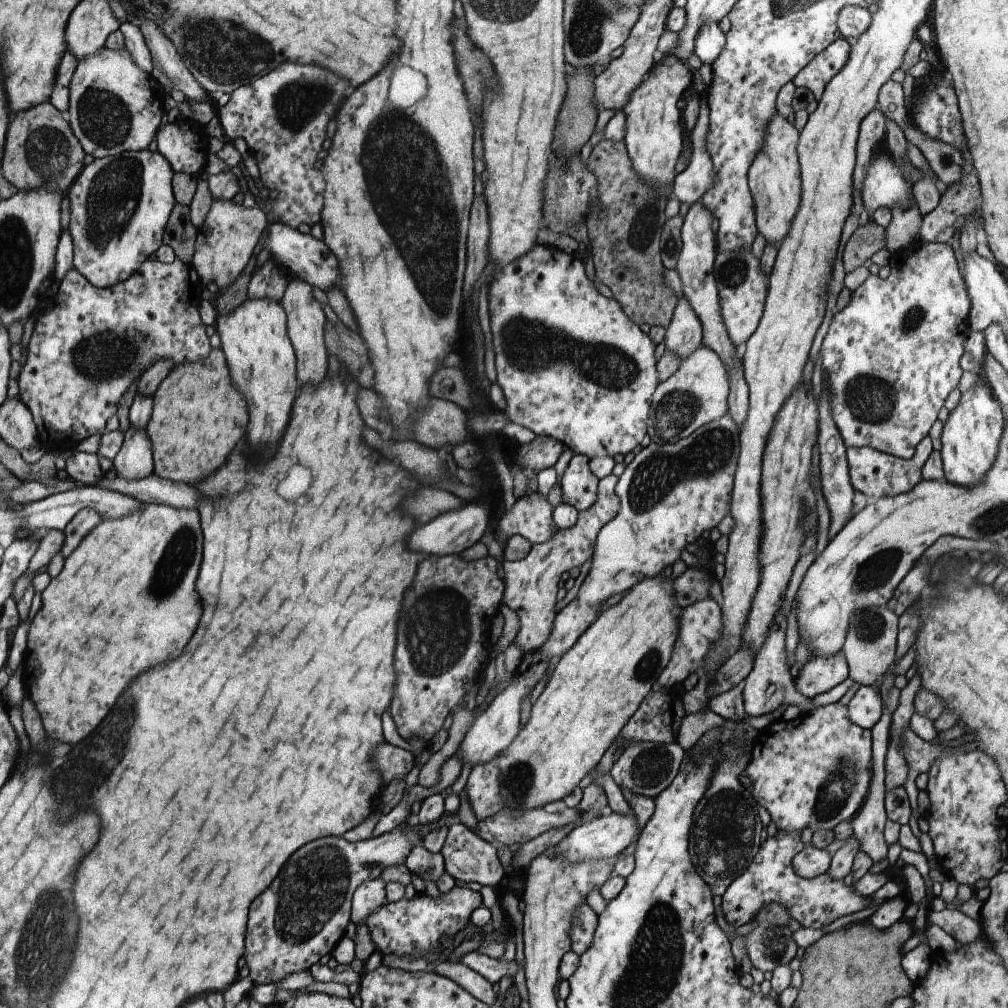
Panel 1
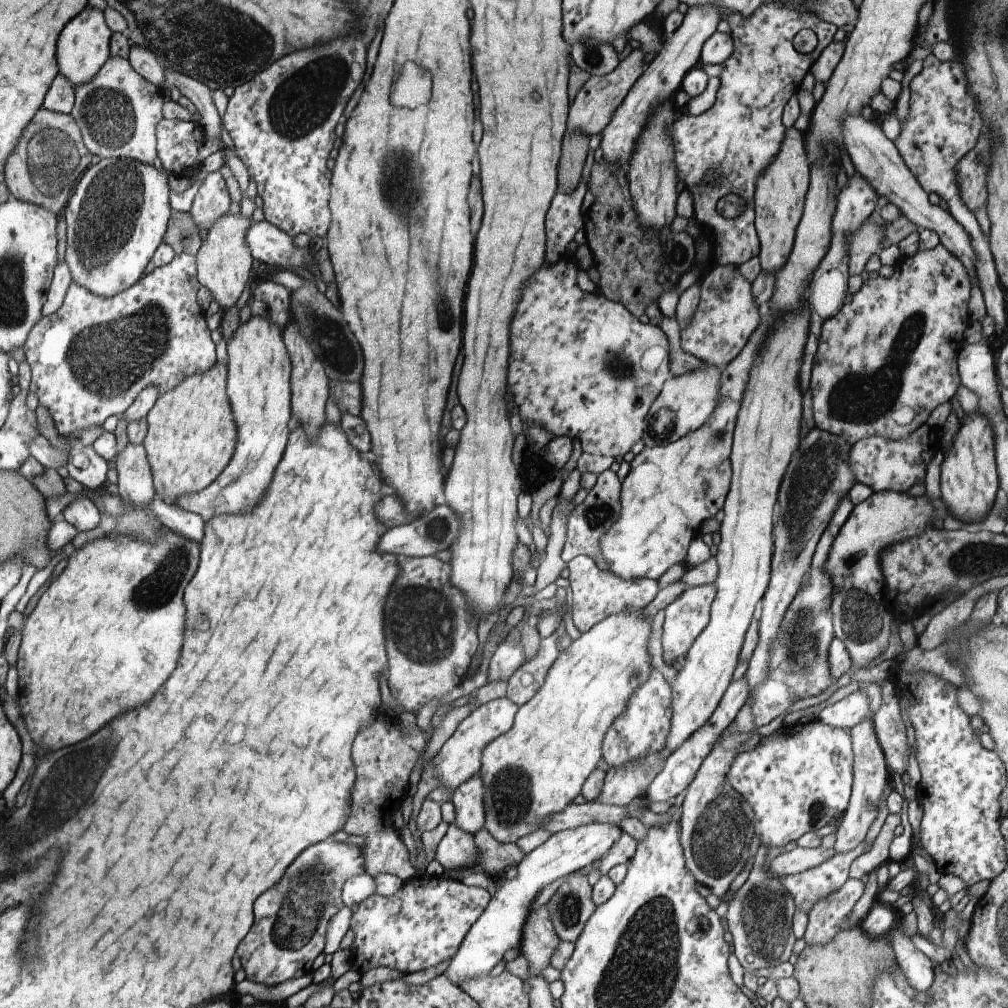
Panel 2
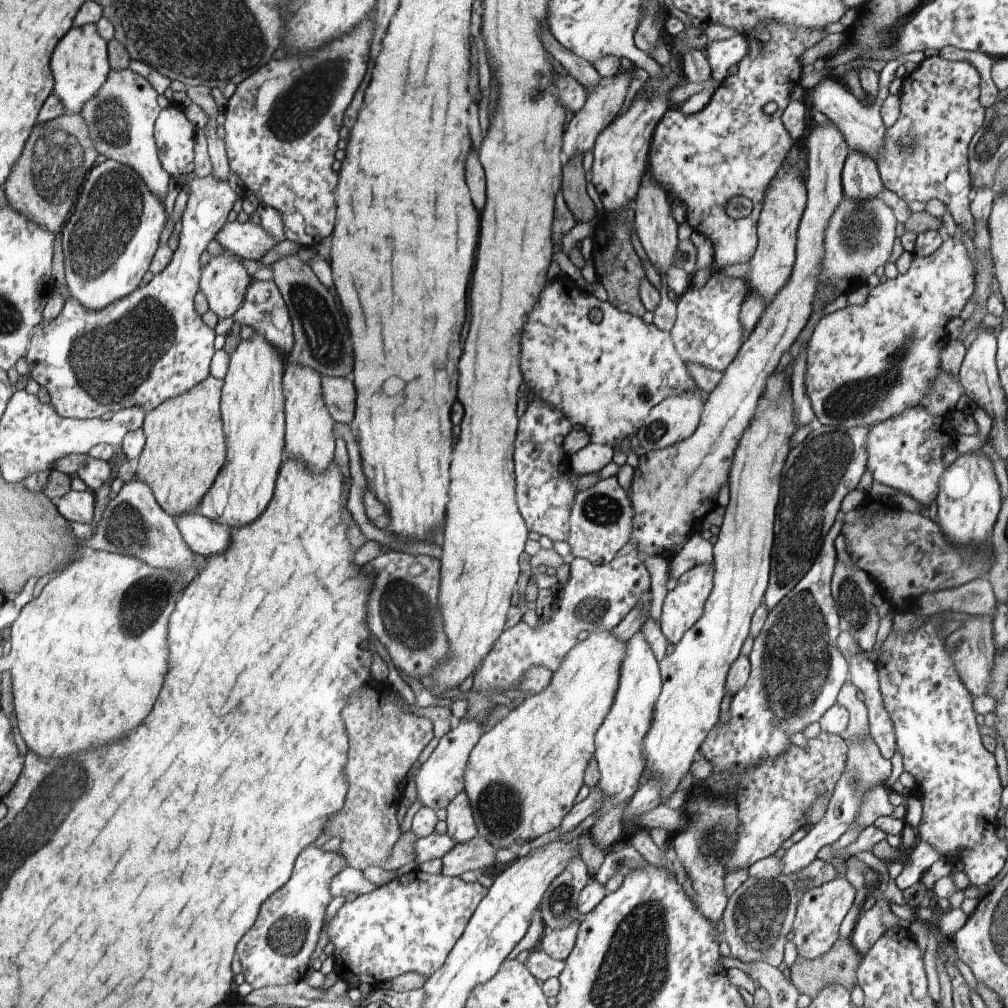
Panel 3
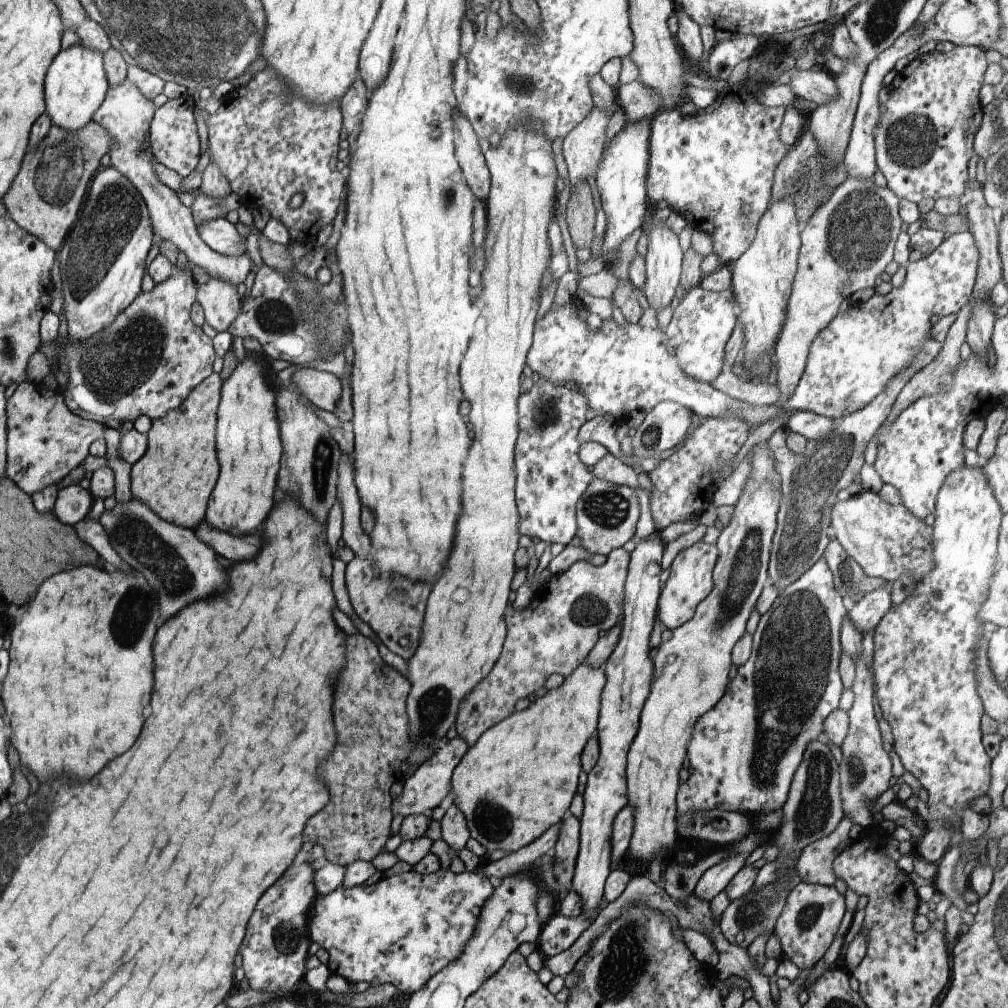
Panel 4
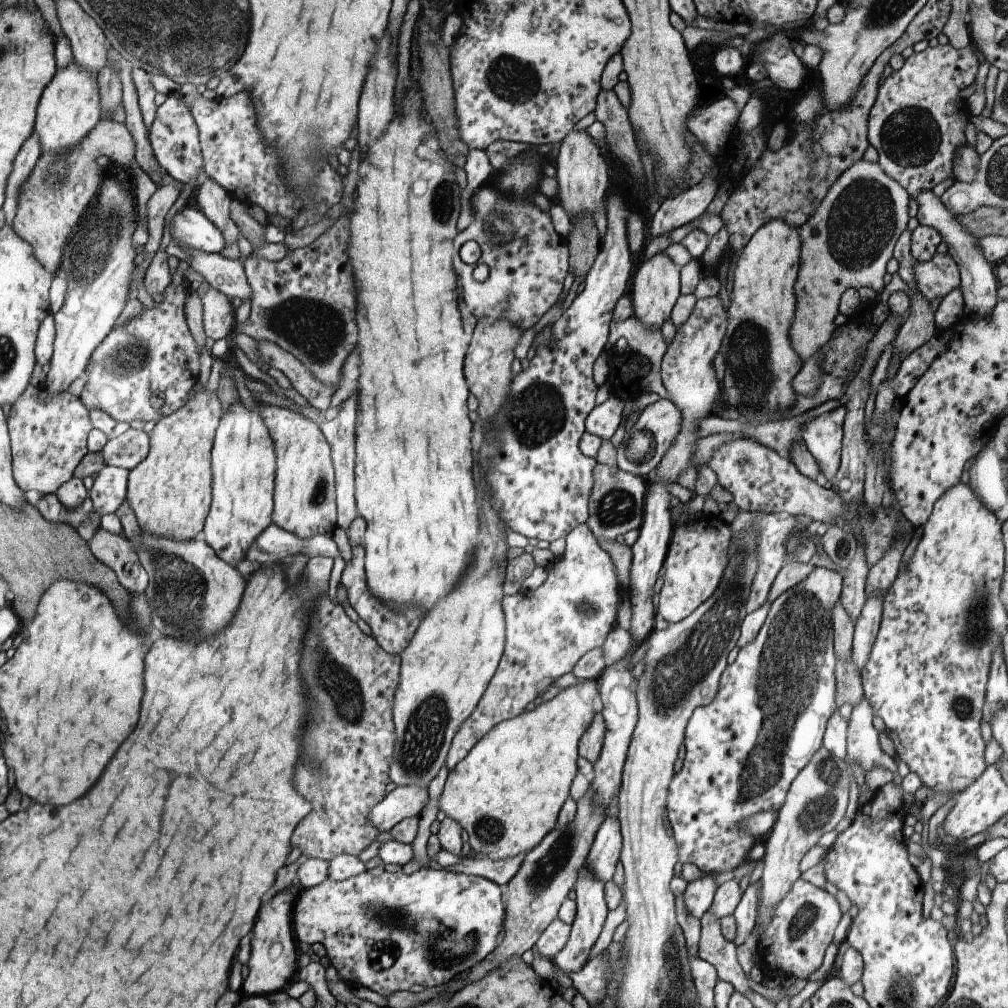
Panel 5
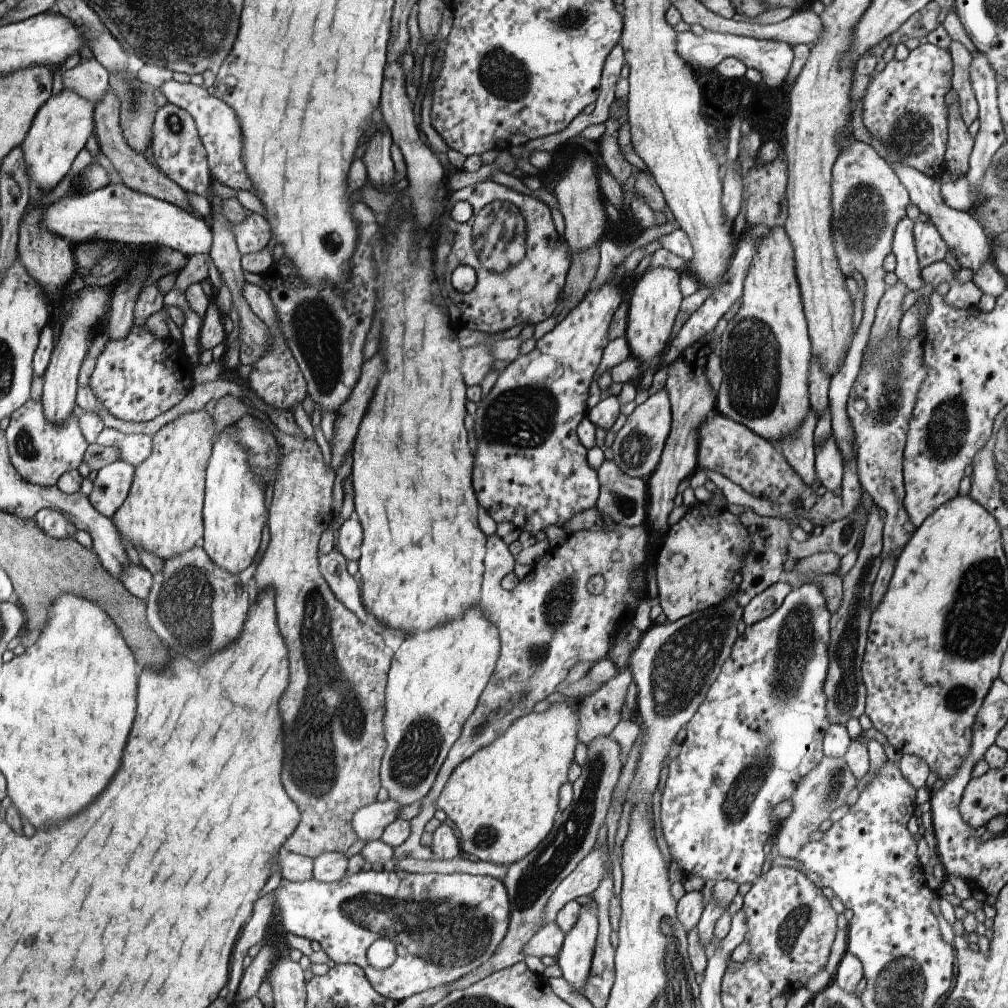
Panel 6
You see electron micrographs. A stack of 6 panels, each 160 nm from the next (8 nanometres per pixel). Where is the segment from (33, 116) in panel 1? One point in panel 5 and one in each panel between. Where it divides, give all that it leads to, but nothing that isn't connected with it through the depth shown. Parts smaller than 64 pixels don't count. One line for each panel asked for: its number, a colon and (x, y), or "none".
2: (51, 155)
3: (58, 156)
4: (46, 196)
5: (52, 201)

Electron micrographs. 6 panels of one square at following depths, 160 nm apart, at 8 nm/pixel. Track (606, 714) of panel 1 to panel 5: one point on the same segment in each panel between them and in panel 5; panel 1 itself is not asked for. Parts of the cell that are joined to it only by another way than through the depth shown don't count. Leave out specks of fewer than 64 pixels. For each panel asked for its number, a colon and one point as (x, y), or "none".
2: (535, 769)
3: (522, 778)
4: (518, 780)
5: (507, 792)

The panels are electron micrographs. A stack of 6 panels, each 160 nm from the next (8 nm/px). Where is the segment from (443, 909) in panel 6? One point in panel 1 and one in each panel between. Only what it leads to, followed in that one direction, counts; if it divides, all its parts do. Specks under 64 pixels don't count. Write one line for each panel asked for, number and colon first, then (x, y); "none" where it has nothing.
1: (407, 927)
2: (422, 924)
3: (411, 924)
4: (402, 930)
5: (442, 924)

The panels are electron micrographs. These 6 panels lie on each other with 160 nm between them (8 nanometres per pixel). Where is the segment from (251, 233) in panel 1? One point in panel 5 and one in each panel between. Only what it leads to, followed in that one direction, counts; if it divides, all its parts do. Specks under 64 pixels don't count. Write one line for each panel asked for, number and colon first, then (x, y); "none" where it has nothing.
2: (224, 261)
3: (225, 280)
4: (220, 301)
5: (218, 316)

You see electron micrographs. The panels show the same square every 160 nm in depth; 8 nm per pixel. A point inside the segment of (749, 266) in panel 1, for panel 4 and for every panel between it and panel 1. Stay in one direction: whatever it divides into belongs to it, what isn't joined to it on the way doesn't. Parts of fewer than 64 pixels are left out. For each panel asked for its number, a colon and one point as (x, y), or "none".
2: (726, 315)
3: (708, 330)
4: (702, 323)

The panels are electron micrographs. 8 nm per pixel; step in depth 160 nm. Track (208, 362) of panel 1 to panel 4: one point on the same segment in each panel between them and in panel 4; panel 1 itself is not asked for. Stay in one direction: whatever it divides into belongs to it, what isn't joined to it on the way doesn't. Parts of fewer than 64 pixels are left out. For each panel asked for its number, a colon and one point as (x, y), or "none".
2: (191, 437)
3: (184, 449)
4: (175, 477)

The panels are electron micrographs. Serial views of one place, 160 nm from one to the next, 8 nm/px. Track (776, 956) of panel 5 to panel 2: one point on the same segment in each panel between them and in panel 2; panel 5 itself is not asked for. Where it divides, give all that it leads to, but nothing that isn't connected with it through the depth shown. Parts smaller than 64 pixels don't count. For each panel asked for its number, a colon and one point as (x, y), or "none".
2: (824, 919)
3: (818, 918)
4: (811, 918)

